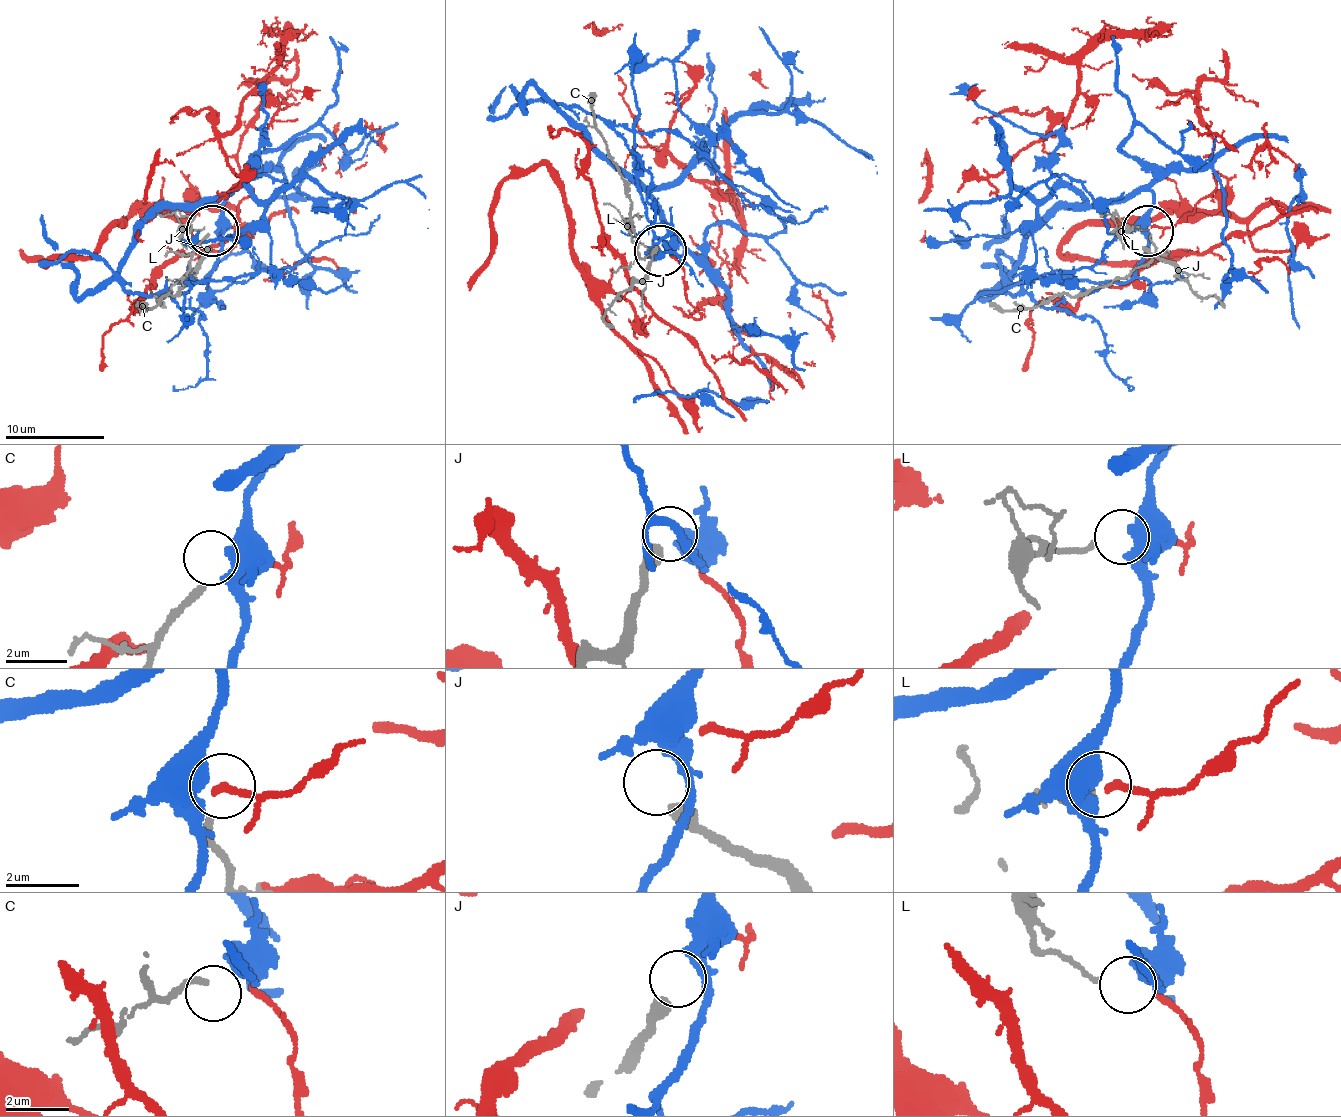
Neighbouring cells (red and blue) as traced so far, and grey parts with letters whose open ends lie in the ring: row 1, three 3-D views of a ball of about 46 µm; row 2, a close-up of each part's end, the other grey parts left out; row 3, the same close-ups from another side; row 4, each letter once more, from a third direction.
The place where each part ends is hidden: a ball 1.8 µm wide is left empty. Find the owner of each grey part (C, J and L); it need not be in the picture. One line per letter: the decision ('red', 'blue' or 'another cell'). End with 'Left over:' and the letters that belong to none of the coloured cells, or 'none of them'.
C: another cell
J: another cell
L: red
Left over: C, J

